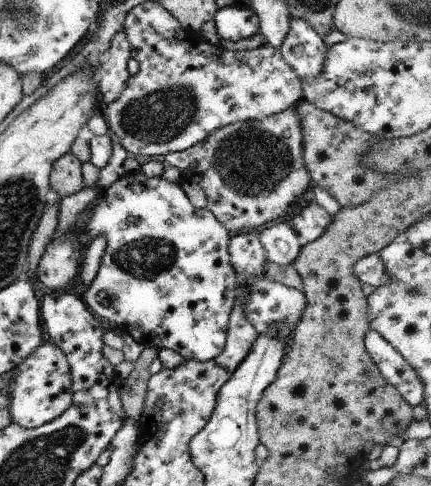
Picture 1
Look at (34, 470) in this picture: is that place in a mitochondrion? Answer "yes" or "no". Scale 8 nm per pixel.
yes

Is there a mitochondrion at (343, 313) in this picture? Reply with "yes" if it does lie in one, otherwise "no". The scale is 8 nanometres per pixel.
no

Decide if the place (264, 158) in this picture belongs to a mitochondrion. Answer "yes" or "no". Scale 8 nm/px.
yes

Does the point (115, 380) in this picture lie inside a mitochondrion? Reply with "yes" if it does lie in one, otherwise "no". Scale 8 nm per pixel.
no

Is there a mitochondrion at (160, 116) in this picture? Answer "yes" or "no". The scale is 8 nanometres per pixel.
yes

